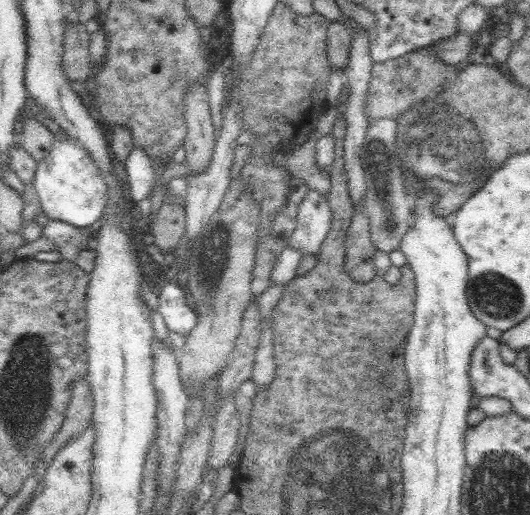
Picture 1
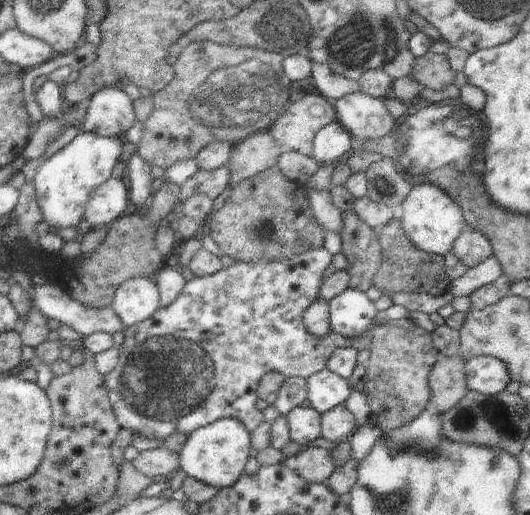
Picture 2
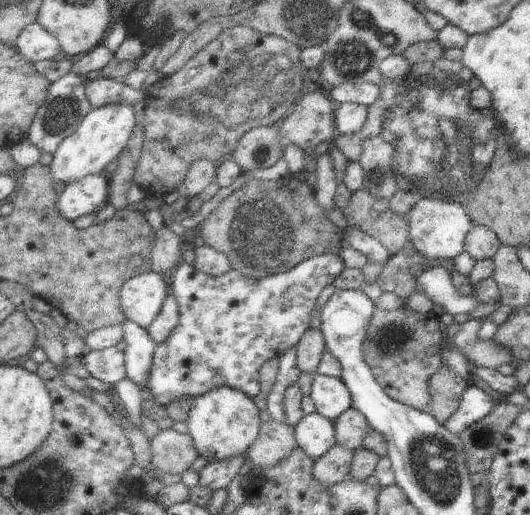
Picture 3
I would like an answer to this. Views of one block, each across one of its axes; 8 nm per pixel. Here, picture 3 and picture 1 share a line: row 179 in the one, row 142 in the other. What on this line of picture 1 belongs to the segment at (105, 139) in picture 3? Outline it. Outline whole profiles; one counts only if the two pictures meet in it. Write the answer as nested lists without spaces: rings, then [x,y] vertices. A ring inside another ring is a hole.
[[[57,135],[46,157],[37,162],[33,185],[42,211],[49,220],[62,220],[72,226],[85,227],[103,216],[109,187],[90,151],[74,137]]]

